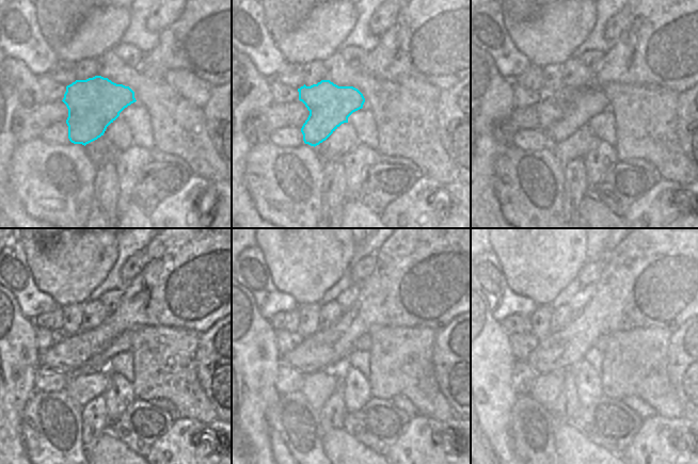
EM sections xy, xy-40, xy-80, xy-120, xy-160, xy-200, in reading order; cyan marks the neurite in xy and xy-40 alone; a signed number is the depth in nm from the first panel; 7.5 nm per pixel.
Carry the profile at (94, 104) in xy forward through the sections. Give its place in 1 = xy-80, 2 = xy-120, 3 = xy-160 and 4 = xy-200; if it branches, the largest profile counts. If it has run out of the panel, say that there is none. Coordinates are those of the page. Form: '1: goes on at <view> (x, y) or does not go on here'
1: goes on at xy-80 (580, 105)
2: goes on at xy-120 (123, 342)
3: goes on at xy-160 (364, 344)
4: goes on at xy-200 (602, 344)

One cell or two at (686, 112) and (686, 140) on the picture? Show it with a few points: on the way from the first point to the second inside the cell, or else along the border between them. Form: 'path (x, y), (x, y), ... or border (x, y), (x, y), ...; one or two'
path (686, 118), (686, 133); one

